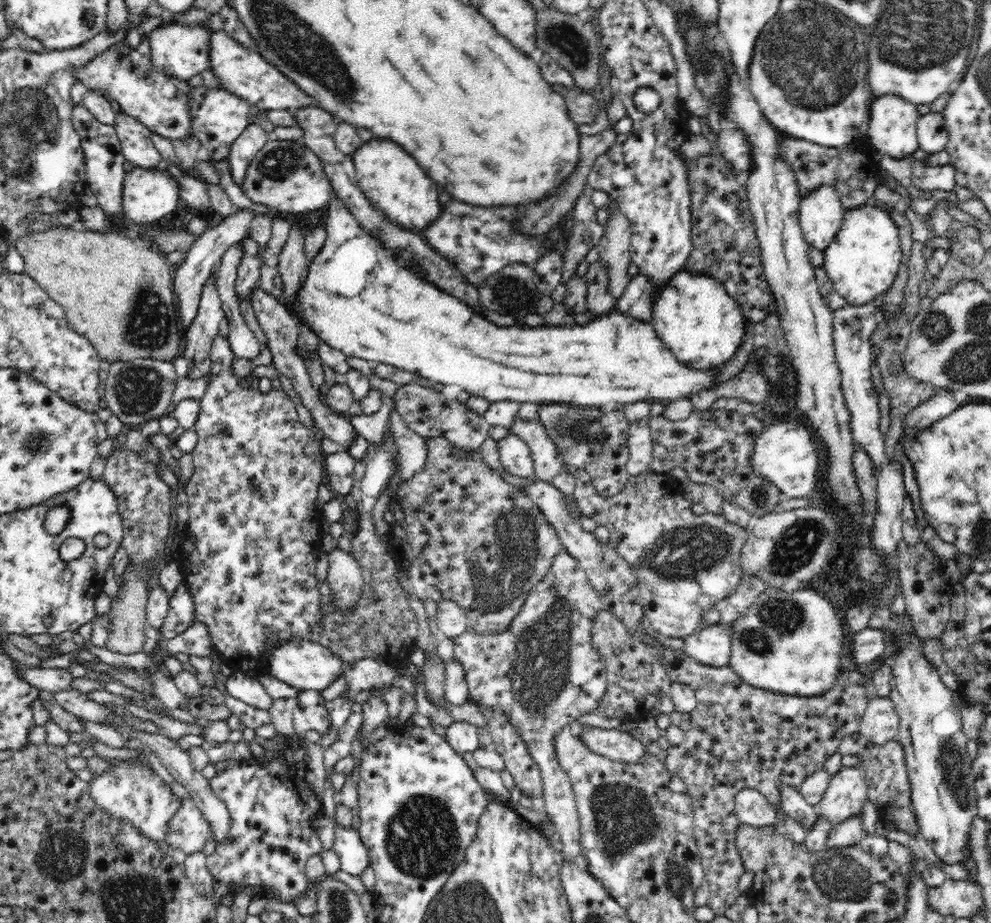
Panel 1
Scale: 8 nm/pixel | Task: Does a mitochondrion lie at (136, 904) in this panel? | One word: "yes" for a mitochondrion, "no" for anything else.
yes

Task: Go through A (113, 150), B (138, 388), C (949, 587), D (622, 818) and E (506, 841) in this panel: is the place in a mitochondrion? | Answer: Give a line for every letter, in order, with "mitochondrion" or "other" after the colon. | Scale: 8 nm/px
A: other
B: mitochondrion
C: other
D: mitochondrion
E: other

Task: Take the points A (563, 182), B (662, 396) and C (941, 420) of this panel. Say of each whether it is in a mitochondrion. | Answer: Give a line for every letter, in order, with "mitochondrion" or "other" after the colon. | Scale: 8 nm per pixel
A: other
B: other
C: other

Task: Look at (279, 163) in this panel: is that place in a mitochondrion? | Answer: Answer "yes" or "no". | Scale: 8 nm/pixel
yes

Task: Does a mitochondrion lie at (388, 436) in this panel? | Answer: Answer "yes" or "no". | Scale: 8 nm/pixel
no

